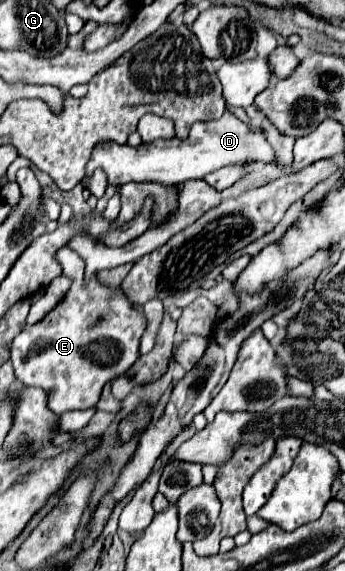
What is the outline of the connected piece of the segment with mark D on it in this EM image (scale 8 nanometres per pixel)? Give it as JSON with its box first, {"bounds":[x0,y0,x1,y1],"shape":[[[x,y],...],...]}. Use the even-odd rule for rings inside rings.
{"bounds":[86,110,274,184],"shape":[[[230,110],[222,114],[220,120],[196,122],[186,140],[156,140],[152,144],[140,144],[132,148],[128,144],[104,142],[94,146],[92,158],[86,164],[86,176],[92,176],[96,170],[104,170],[108,184],[124,182],[158,182],[158,184],[182,184],[190,178],[204,178],[208,172],[222,168],[226,164],[244,164],[250,160],[274,162],[274,152],[268,146],[260,130],[252,130],[238,120]]]}

